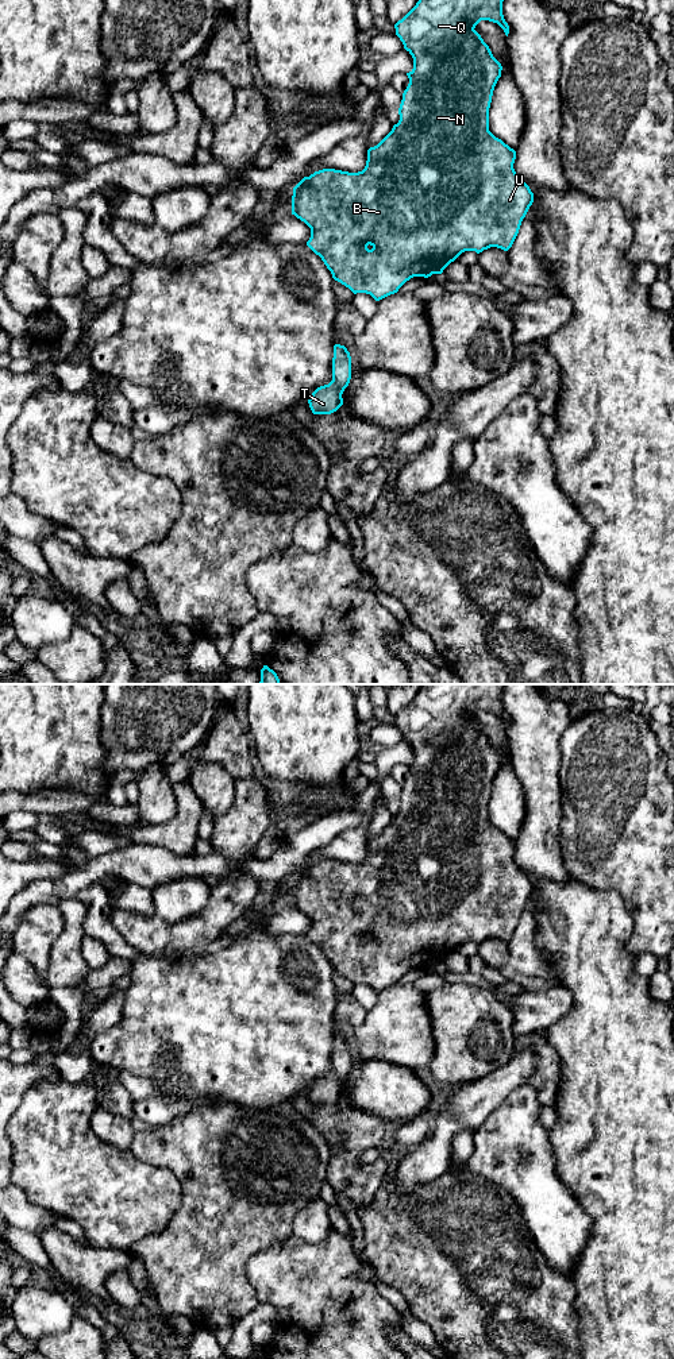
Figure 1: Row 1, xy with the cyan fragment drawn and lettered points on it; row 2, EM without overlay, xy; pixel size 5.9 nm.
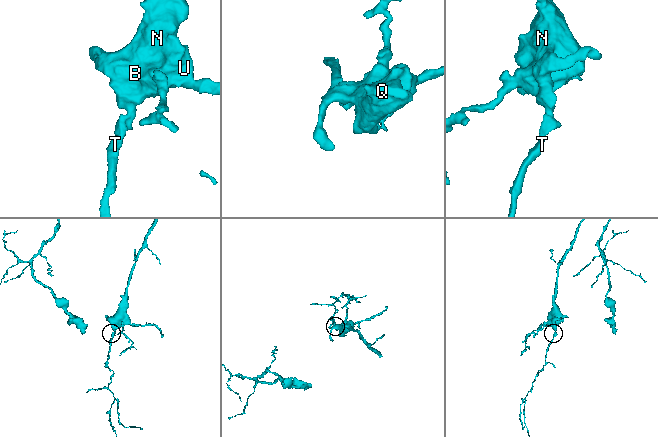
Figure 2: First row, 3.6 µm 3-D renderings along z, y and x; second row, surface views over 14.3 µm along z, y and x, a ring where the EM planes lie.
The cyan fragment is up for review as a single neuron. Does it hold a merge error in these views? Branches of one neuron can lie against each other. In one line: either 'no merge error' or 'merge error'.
no merge error

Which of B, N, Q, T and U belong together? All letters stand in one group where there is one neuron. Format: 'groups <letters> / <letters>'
groups B N Q T U

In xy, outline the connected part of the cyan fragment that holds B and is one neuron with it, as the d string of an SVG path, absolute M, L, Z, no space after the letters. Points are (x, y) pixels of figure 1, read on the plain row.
M421 684L416 696L394 715L396 726L413 749L413 760L407 764L409 775L403 784L398 799L398 814L393 816L392 822L377 837L367 841L367 852L362 862L348 864L335 860L323 860L309 868L304 868L293 879L292 906L311 919L311 928L307 937L321 949L331 962L332 969L348 978L354 985L366 984L375 992L380 992L397 984L398 980L413 968L428 969L432 965L442 965L443 961L465 942L475 942L479 945L490 938L497 938L504 942L512 938L521 912L534 893L534 884L513 860L516 842L489 822L489 799L494 777L501 768L502 757L493 748L481 726L474 721L481 711L489 711L497 714L508 727L509 717L502 706L504 687L505 684Z

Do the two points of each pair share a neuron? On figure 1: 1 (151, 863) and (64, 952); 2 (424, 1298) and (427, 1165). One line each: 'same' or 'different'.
1: different
2: different

